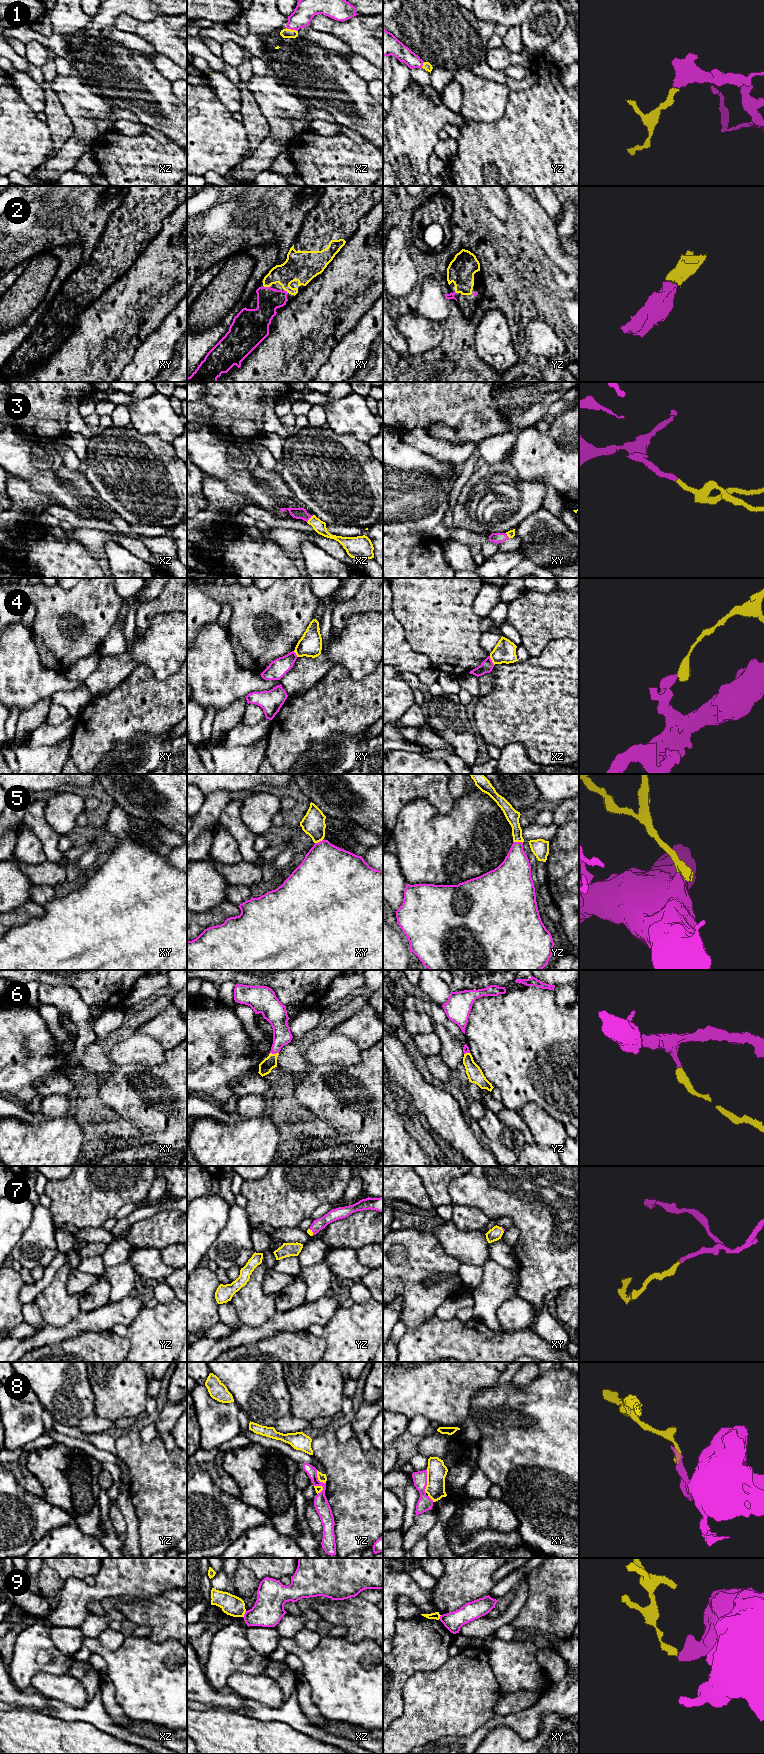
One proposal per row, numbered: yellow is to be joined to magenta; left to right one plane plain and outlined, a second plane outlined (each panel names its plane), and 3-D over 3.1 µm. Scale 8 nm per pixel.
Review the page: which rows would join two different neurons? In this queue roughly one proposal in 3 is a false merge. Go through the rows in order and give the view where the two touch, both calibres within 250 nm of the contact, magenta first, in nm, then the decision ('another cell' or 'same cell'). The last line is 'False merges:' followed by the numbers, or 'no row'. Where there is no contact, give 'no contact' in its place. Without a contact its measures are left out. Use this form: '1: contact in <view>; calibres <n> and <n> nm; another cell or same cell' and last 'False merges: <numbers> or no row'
1: contact in xz; calibres 160 and 80 nm; same cell
2: contact in xy; calibres 190 and 180 nm; same cell
3: contact in xz; calibres 100 and 100 nm; same cell
4: contact in xz; calibres 100 and 180 nm; another cell
5: contact in yz; calibres 260 and 110 nm; same cell
6: contact in xy; calibres 150 and 110 nm; same cell
7: contact in yz; calibres 100 and 40 nm; same cell
8: contact in xy; calibres 120 and 160 nm; another cell
9: contact in xz; calibres 240 and 160 nm; another cell
False merges: 4, 8, 9

